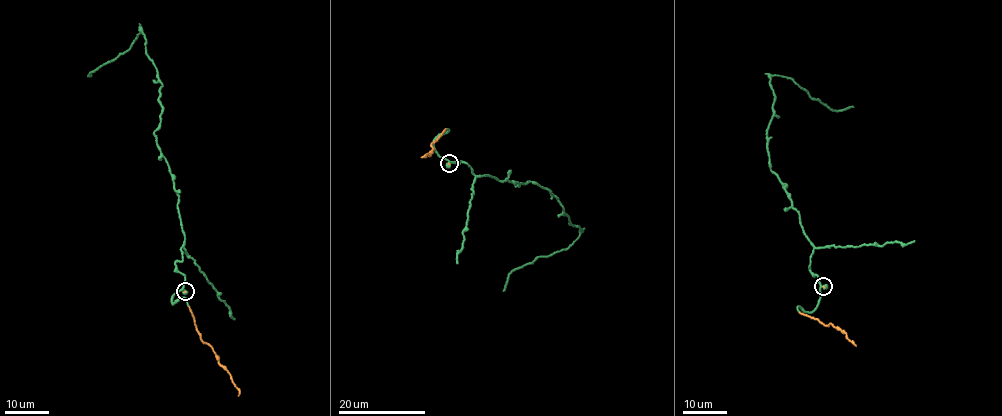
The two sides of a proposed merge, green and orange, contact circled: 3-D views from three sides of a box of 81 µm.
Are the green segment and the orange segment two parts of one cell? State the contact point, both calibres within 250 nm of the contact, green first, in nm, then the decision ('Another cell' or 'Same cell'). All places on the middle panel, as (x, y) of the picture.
Place: (449, 163). Thickness 480 nm (green) against 60 nm. Same cell

